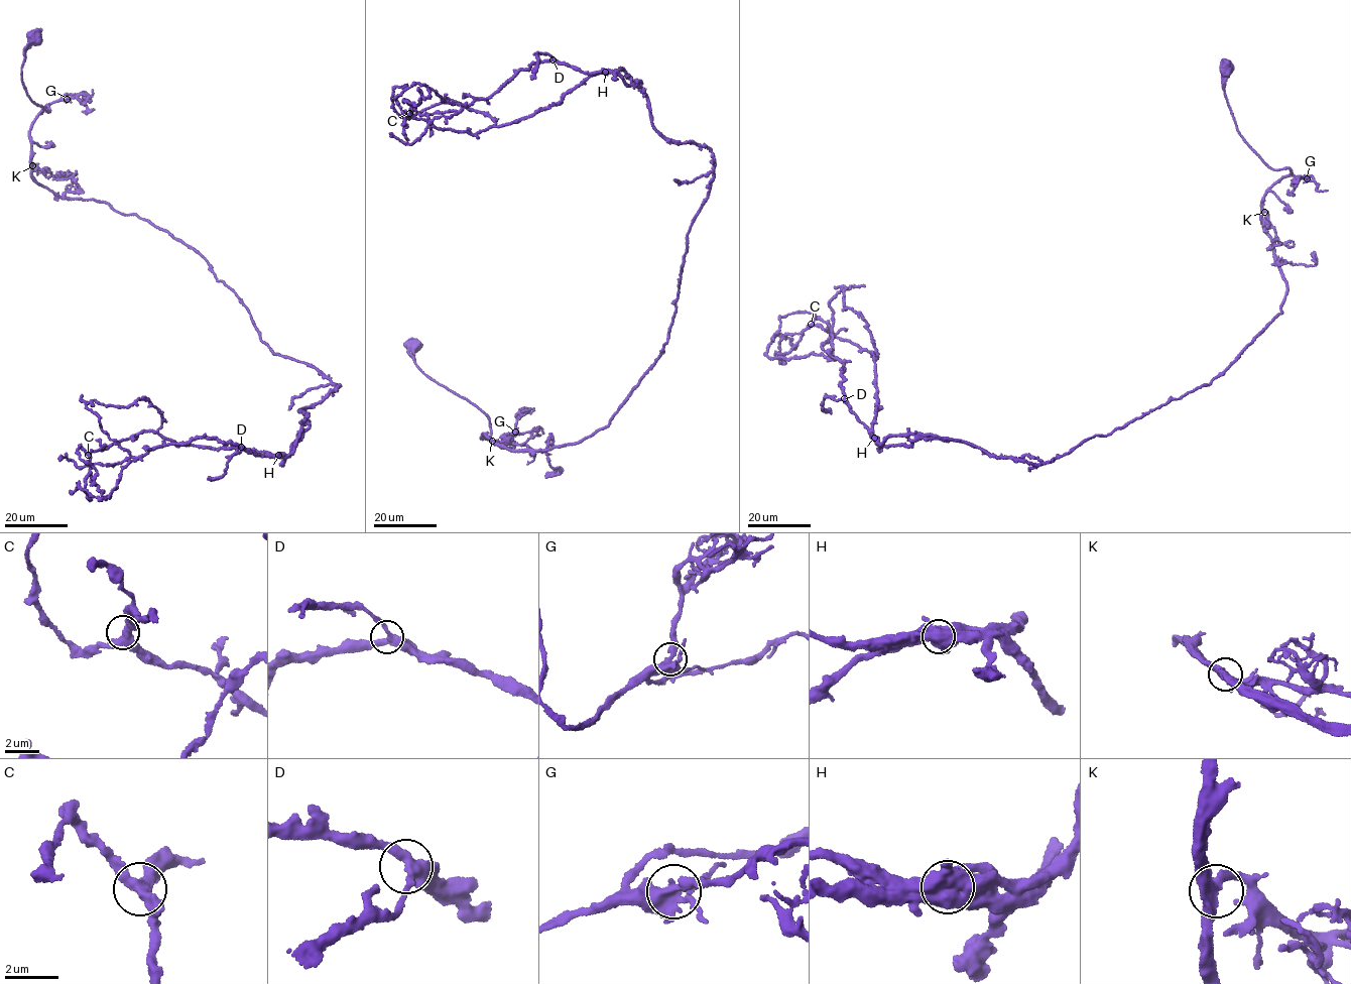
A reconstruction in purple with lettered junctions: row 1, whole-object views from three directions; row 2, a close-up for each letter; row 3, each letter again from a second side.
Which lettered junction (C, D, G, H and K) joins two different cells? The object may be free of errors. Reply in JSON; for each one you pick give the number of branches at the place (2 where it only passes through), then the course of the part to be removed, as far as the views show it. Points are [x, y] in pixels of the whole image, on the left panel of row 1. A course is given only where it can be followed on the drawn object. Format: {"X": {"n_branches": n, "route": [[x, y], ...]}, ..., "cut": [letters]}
{"H": {"n_branches": 4, "route": [[278, 456], [177, 445], [138, 433], [101, 451], [79, 447], [80, 458], [96, 472], [90, 485]]}, "cut": ["H"]}

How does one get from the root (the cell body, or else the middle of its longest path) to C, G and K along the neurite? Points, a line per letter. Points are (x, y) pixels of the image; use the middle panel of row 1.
C: (413, 345), (483, 439), (606, 426), (666, 342), (714, 160), (621, 69), (473, 134), (409, 113)
G: (413, 345), (417, 348), (412, 356), (420, 370), (487, 415), (492, 442), (499, 444), (515, 432)
K: (413, 345), (417, 348), (412, 356), (420, 370), (487, 415), (491, 435), (482, 438), (484, 434), (492, 441)

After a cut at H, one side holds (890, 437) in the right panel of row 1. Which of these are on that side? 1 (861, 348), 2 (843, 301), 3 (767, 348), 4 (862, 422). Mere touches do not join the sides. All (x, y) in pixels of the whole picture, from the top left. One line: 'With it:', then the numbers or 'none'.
With it: 1, 2

